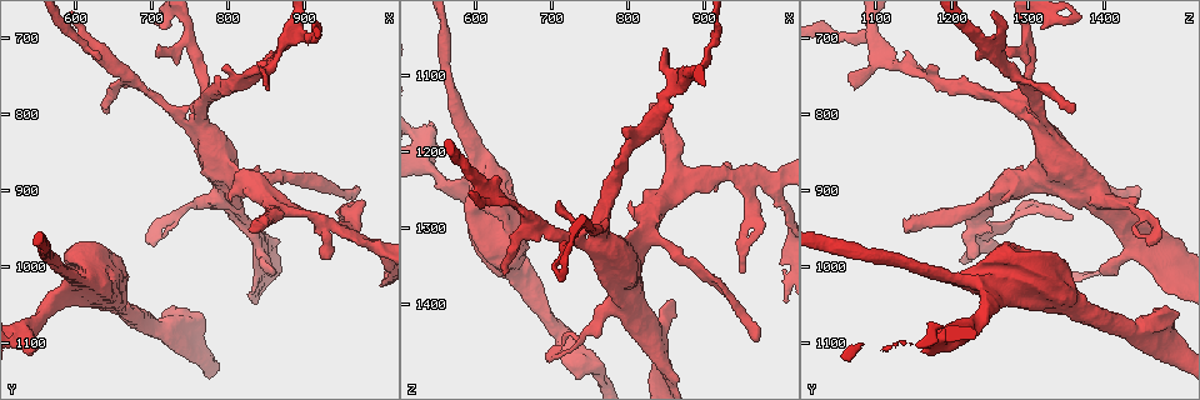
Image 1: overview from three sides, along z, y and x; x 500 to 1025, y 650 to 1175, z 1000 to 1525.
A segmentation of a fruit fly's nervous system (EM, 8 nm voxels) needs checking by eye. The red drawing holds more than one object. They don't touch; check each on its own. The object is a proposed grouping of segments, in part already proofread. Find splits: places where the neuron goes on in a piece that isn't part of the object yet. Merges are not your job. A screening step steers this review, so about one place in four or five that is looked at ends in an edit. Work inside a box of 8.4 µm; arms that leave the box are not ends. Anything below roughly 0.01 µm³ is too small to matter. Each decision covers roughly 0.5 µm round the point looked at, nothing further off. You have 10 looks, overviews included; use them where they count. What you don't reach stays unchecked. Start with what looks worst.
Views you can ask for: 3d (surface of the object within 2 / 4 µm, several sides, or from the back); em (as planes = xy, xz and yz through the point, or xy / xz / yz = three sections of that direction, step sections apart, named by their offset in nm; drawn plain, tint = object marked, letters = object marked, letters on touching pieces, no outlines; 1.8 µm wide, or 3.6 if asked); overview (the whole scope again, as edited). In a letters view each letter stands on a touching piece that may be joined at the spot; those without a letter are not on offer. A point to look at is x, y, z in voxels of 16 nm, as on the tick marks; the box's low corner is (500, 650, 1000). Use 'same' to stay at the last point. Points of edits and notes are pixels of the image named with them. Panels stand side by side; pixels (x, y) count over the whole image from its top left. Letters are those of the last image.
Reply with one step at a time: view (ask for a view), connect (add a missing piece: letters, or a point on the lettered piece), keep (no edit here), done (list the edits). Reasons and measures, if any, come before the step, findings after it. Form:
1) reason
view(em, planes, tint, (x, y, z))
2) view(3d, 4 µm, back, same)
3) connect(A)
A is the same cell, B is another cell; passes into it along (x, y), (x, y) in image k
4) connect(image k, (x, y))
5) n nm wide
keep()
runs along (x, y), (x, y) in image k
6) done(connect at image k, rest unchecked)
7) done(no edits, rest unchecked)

tapers out
view(em, planes, letters, (640, 790, 1360))

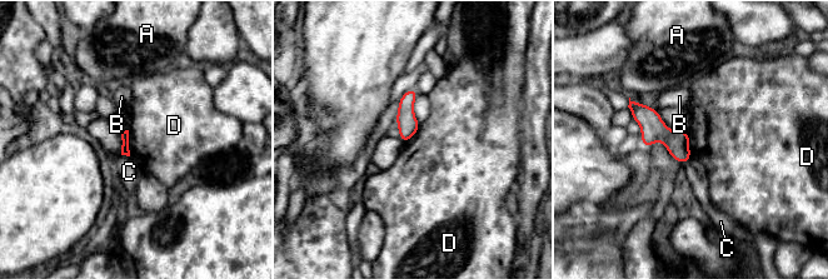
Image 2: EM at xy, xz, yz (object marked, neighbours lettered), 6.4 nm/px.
keep()
A, B, C and D are other cells; runs along (632, 104), (687, 155) in image 2; none of them fits

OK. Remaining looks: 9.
tapers out
view(3d, 2 µm, back, (970, 900, 1445))

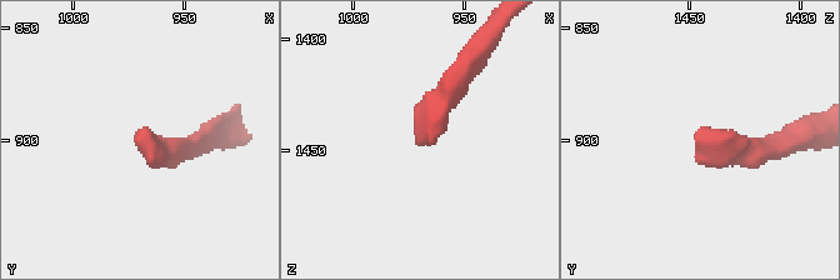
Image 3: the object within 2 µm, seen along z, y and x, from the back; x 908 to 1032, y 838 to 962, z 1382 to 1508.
view(em, planes, letters, (971, 898, 1445))

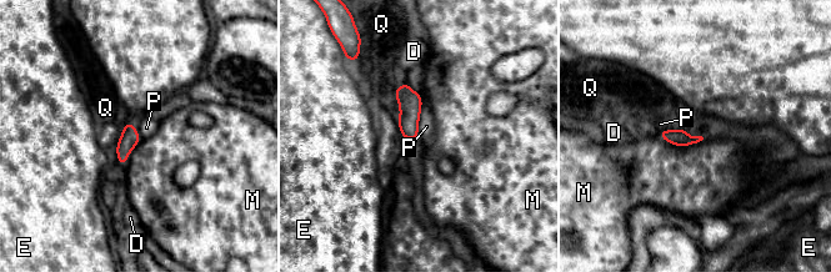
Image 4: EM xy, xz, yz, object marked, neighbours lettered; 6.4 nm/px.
110 nm wide
keep()
D, E, M, P and Q are other cells; no lettered piece goes on from it

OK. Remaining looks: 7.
view(3d, 2 µm, (825, 950, 1135))

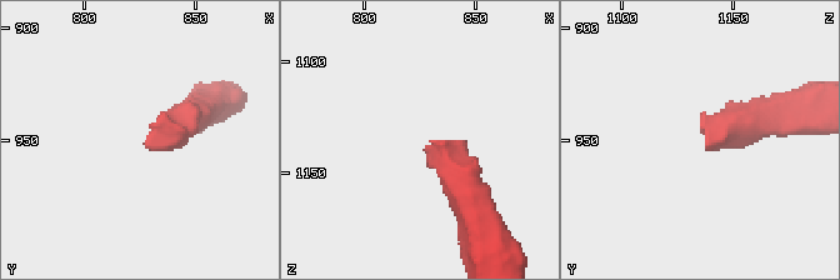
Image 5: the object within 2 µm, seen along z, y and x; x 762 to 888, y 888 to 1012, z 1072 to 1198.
shape alone is not enough
view(em, planes, letters, (829, 952, 1136))

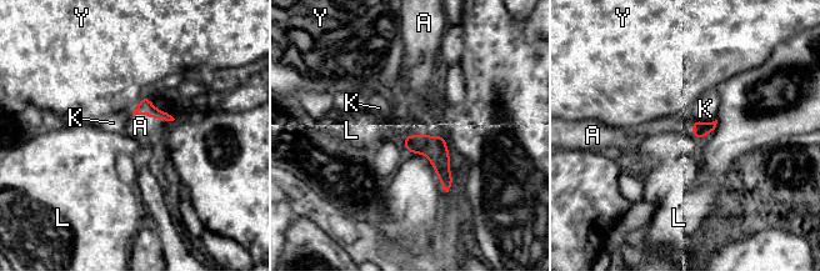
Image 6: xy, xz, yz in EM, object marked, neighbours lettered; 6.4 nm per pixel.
connect(A)
A is the same cell, K, L and Y are other cells; it goes on there

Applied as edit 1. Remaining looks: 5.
thin end
view(3d, 4 µm, (715, 960, 1450))

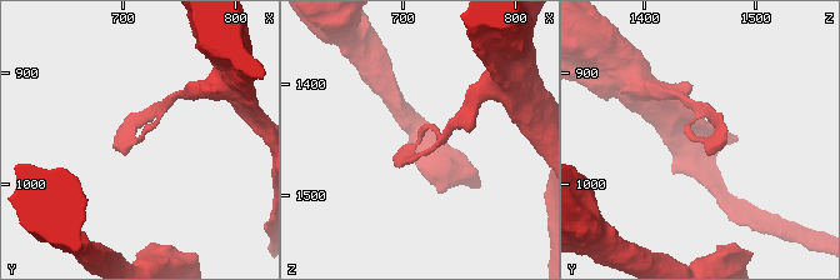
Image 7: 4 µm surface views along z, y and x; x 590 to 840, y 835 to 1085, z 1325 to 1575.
view(em, planes, tint, (714, 962, 1450))

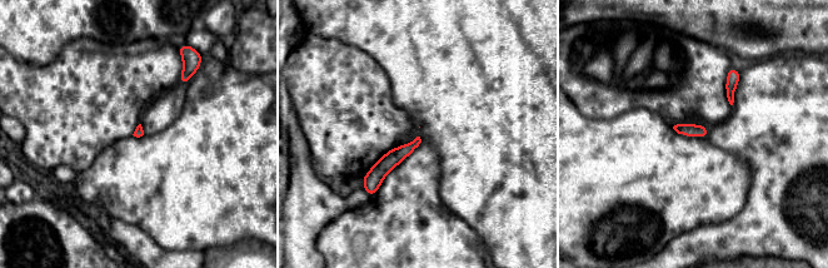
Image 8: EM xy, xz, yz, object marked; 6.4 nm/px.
what lies round it
view(em, planes, letters, same)

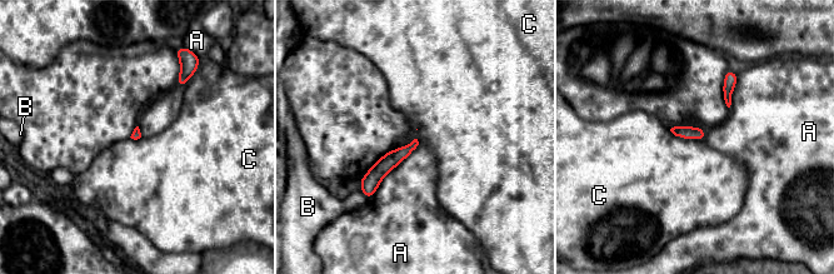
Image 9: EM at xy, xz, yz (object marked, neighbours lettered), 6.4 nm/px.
keep()
A, B and C are other cells; no lettered piece goes on from it

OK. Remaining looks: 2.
done(connect at image 6, rest unchecked)

